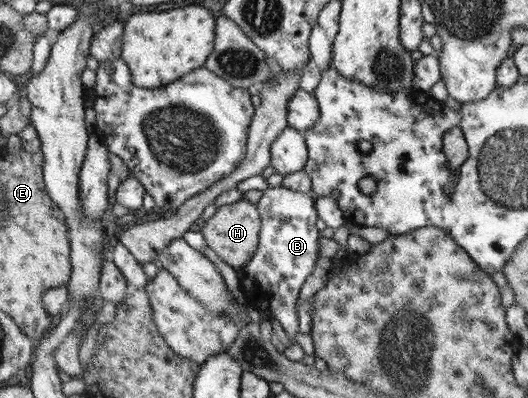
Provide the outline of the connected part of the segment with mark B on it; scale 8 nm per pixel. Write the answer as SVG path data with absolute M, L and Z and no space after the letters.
M278 186L268 187L261 194L255 204L260 218L258 244L250 260L236 269L238 284L246 300L245 307L252 306L264 313L267 319L274 318L288 338L295 338L298 321L294 306L298 290L306 276L312 272L318 260L318 251L323 249L319 248L319 231L314 225L318 216L314 200L306 193Z

